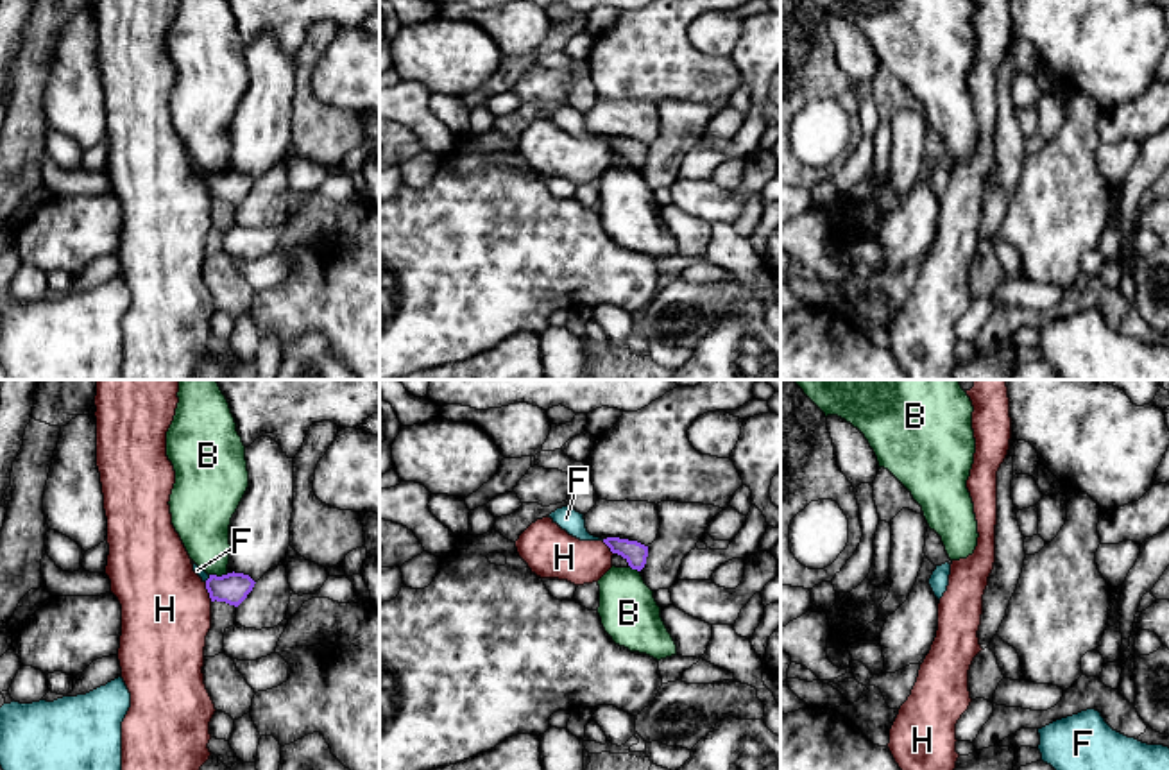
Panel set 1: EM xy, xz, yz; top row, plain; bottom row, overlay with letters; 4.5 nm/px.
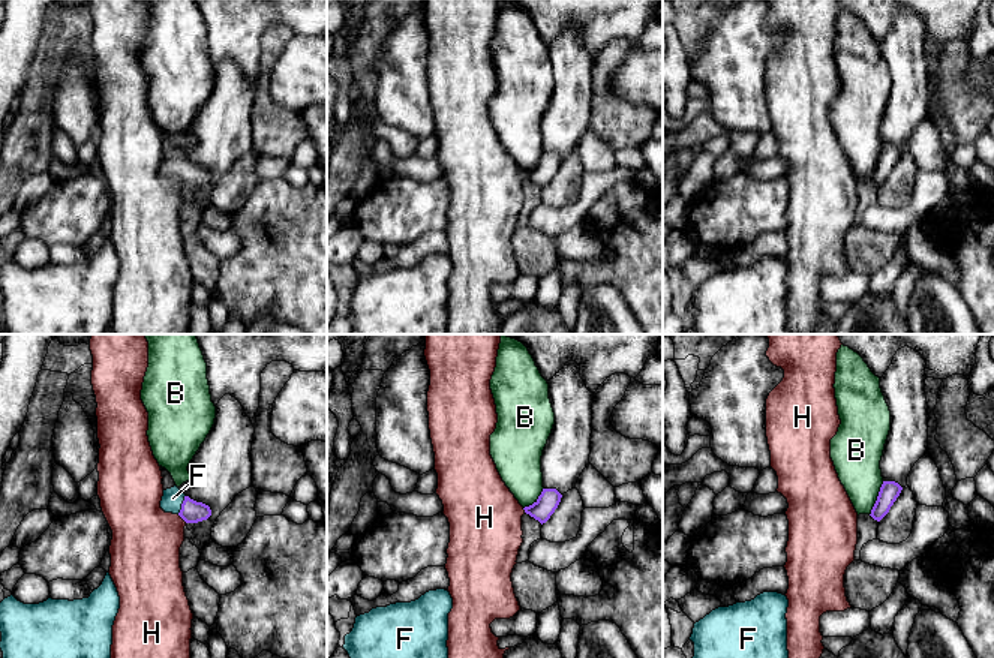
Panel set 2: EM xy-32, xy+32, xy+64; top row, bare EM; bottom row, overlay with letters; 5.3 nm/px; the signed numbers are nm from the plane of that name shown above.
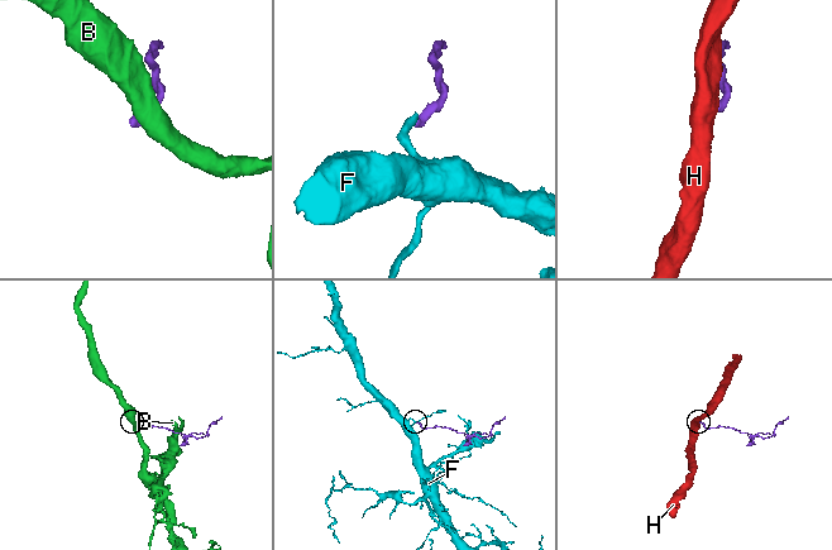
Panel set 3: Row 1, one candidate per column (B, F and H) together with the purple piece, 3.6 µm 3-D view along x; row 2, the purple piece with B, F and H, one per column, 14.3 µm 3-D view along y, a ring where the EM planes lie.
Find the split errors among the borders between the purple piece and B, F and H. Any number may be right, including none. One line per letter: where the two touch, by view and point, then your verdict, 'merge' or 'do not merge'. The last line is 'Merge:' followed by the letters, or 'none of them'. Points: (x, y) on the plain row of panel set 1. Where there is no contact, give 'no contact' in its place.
B: meets purple in xy at (219, 176); do not merge
F: meets purple in xy at (208, 178); merge
H: meets purple in xy at (208, 190); do not merge
Merge: F

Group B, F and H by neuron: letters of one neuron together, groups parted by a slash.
B / F / H

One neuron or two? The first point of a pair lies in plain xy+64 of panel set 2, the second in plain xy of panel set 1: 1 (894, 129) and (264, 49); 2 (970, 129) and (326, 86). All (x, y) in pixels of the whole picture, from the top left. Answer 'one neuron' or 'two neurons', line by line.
1: one neuron
2: two neurons

